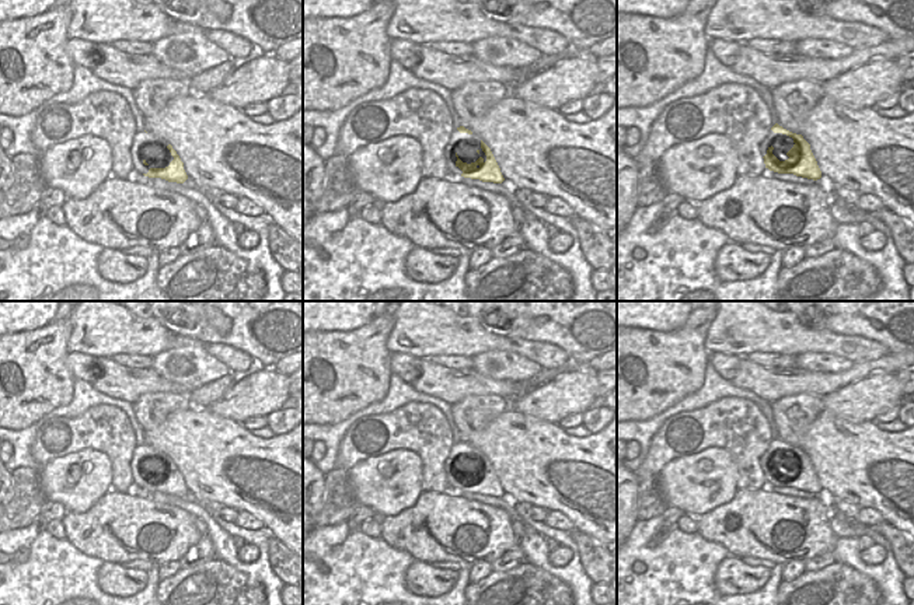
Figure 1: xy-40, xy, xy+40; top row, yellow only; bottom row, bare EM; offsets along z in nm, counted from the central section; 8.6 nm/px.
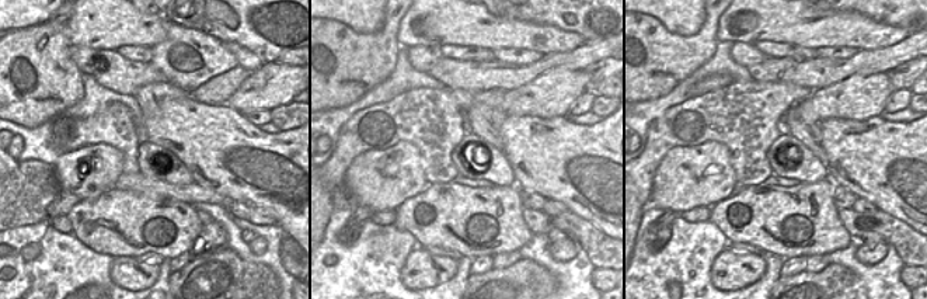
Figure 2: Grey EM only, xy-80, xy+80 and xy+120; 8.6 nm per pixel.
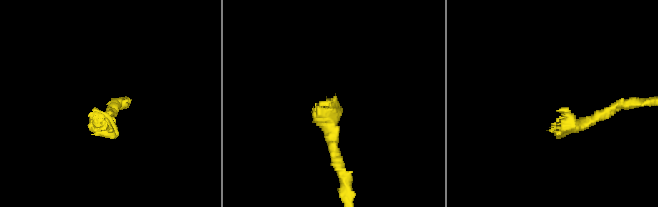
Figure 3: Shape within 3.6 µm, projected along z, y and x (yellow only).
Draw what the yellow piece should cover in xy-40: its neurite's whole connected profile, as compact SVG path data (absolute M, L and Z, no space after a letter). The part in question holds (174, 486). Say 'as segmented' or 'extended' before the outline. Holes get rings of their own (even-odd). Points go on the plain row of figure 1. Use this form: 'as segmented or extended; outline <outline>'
extended; outline M146 444L136 447L130 469L135 486L140 489L177 497L188 493L184 476L172 459Z

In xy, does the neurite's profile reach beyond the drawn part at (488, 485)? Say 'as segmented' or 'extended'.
extended

